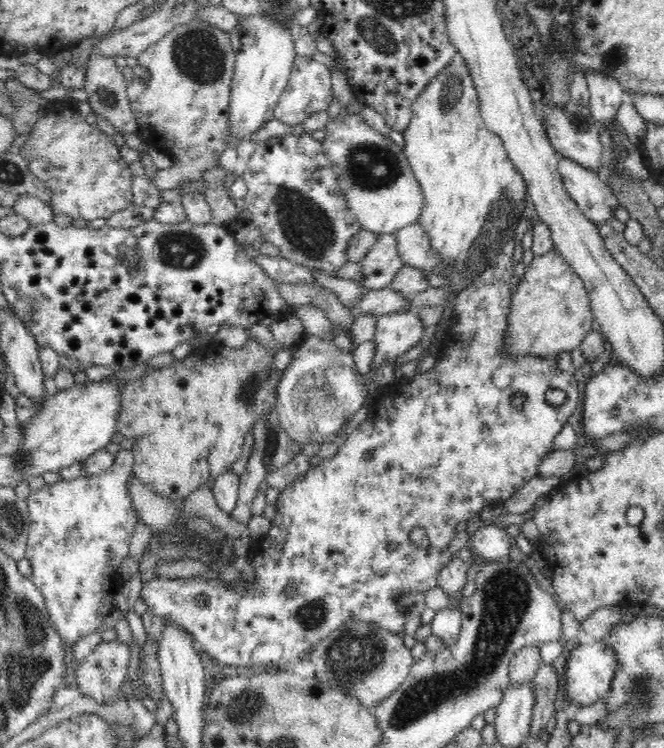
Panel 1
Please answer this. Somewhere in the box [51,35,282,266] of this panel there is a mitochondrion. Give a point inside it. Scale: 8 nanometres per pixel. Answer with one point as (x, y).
(187, 246)

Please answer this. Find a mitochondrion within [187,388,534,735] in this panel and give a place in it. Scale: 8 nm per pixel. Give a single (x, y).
(505, 597)

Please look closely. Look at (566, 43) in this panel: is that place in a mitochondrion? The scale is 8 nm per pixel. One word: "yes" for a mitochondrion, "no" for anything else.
yes

